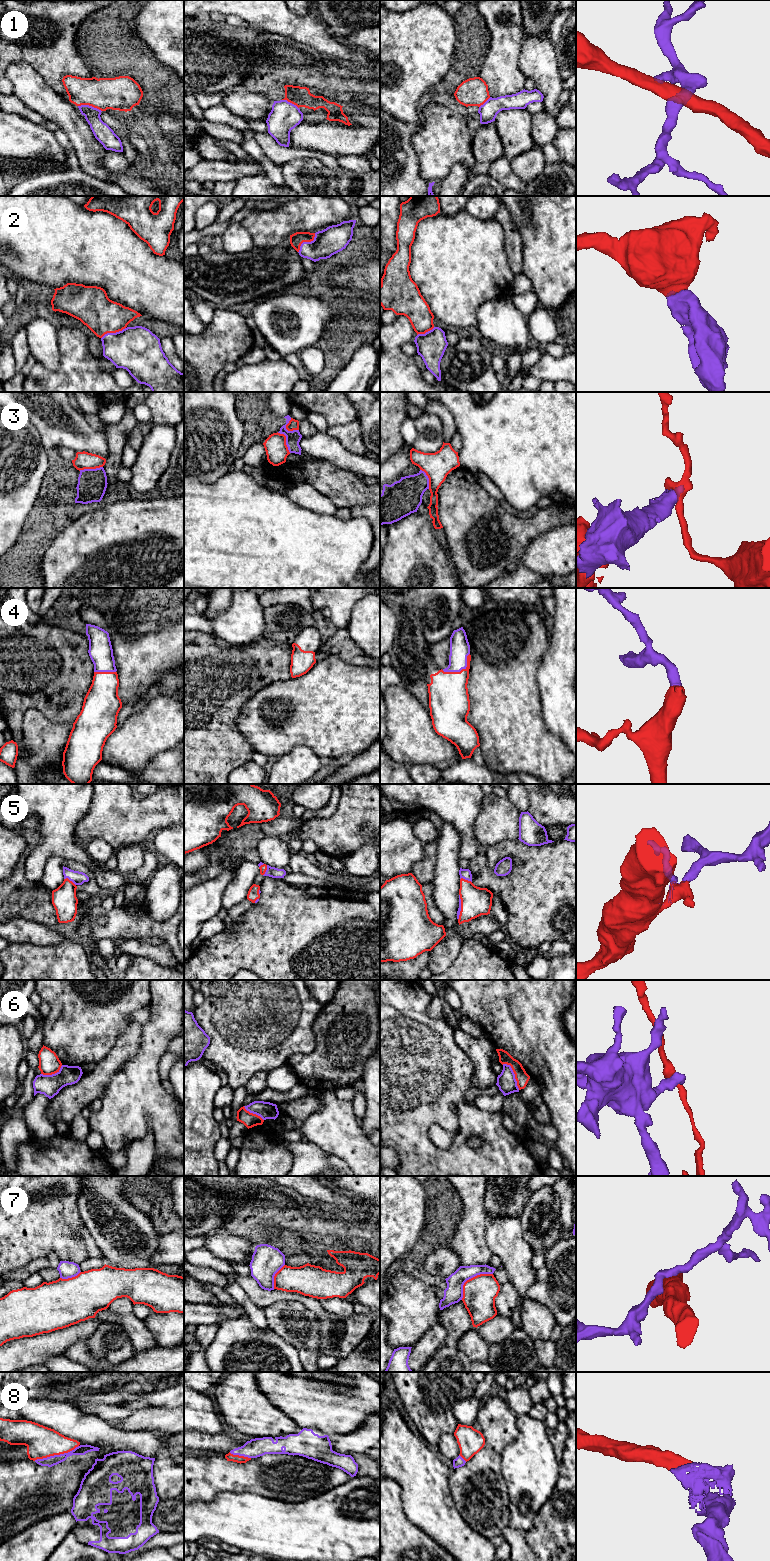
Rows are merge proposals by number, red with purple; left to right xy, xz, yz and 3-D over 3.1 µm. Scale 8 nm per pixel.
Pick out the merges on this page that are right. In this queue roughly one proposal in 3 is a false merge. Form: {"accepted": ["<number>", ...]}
{"accepted": ["2", "4", "5", "8"]}

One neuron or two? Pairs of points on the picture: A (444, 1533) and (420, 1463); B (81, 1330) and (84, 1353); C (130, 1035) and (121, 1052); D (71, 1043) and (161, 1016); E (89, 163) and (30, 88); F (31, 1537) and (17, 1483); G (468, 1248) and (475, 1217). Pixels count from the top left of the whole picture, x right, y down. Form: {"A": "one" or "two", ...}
{"A": "one", "B": "two", "C": "one", "D": "two", "E": "one", "F": "two", "G": "one"}

